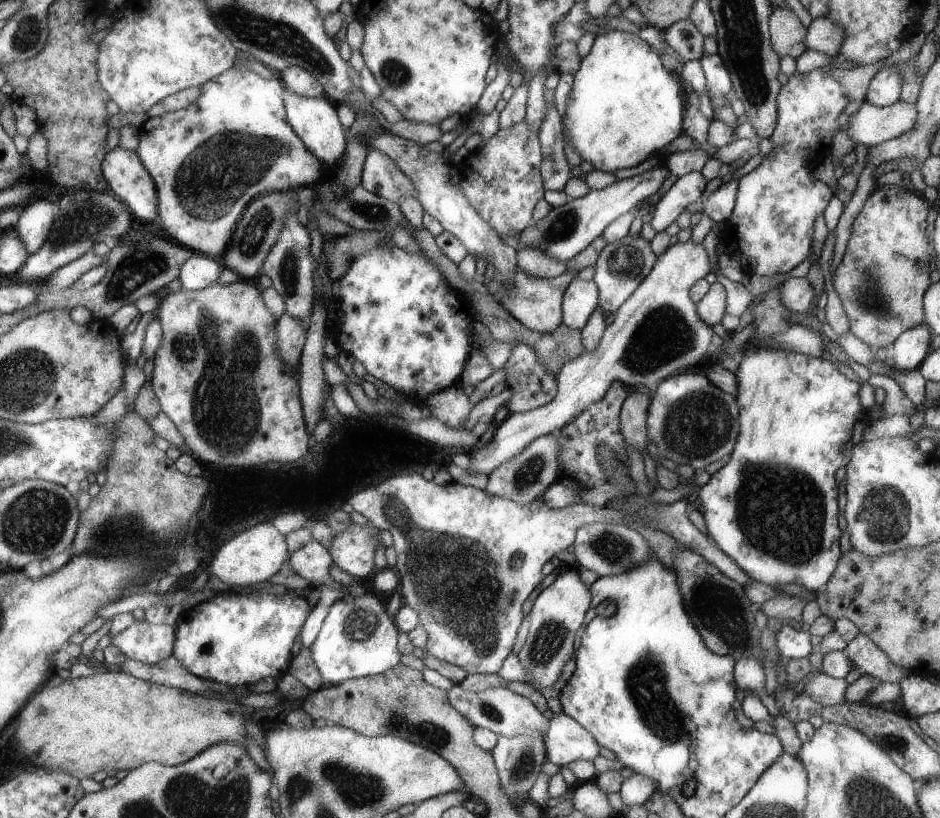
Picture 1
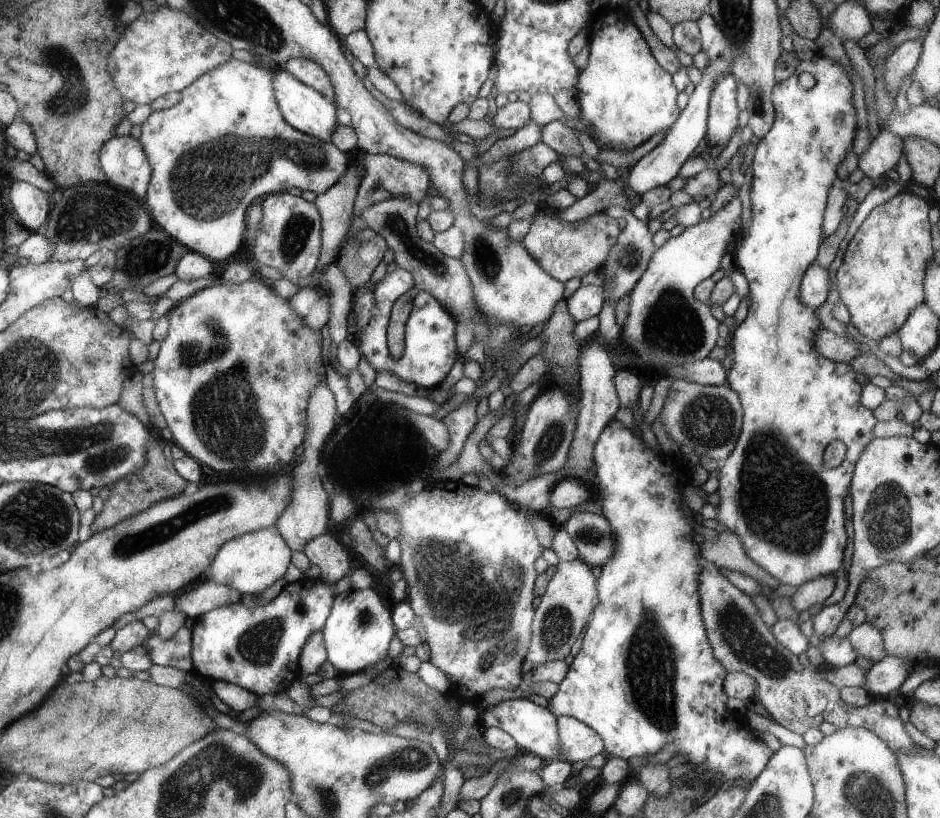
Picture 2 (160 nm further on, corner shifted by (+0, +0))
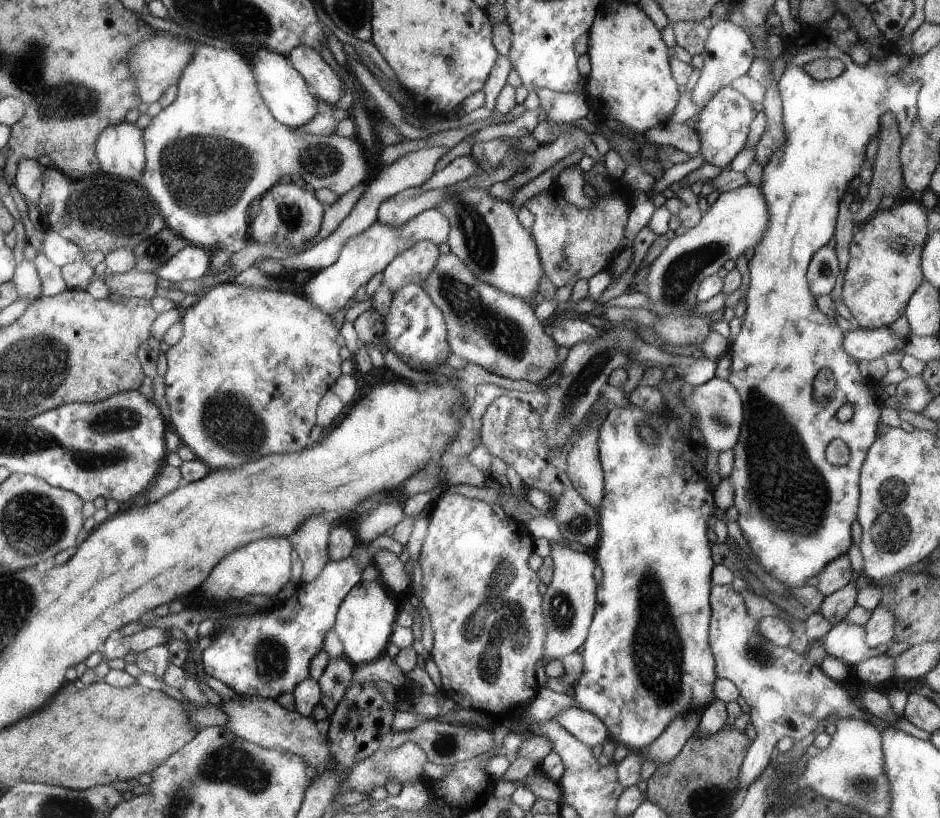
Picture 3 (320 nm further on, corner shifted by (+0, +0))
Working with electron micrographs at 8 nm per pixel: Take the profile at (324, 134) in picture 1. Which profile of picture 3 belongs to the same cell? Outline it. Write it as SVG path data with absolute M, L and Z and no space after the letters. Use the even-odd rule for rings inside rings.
M258 49L249 60L259 91L277 121L294 129L295 126L299 128L300 125L310 122L316 116L318 100L310 94L309 84L304 82L304 76L283 54L270 49Z

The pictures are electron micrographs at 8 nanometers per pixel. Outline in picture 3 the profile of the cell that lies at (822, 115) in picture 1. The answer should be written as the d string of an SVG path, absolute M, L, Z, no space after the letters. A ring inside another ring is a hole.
M799 34L797 37L784 37L786 48L784 50L783 58L785 59L785 67L780 80L777 81L777 87L781 94L783 102L783 121L785 124L785 143L781 145L776 151L771 154L768 164L763 168L762 184L759 185L762 194L767 200L769 208L769 226L765 232L764 238L759 241L755 246L755 252L747 264L750 271L750 282L748 290L745 292L746 296L746 310L744 314L744 322L740 333L730 341L730 348L728 350L731 356L731 373L727 378L742 394L743 407L746 409L746 422L743 423L742 435L740 435L739 442L735 444L734 450L734 464L731 472L730 480L735 488L735 499L733 504L739 510L738 526L744 538L746 538L749 547L752 548L754 558L758 560L759 564L764 568L768 574L774 578L784 582L790 587L801 587L806 585L808 578L818 576L819 572L829 562L832 562L837 556L842 556L848 552L850 546L853 544L850 530L852 530L852 522L857 520L857 512L859 509L859 478L860 469L866 458L868 449L874 444L876 437L879 435L879 426L882 403L878 400L876 395L876 383L871 379L866 378L859 369L859 361L852 358L843 347L843 338L845 333L842 332L836 318L824 314L818 305L816 296L811 291L810 281L807 279L808 264L811 264L810 258L813 258L816 251L828 244L829 240L834 236L836 219L838 216L838 205L840 201L848 194L848 185L850 181L859 176L858 173L862 170L862 164L866 158L866 146L872 140L879 140L881 131L880 117L884 113L892 113L899 124L899 131L902 138L905 139L910 132L914 121L917 120L917 96L920 92L922 83L916 80L912 84L904 84L896 78L896 73L909 62L910 57L900 48L894 53L886 55L883 59L872 57L866 64L857 64L850 55L842 51L835 43L827 41L825 38L806 38ZM816 58L838 58L845 64L844 71L840 76L825 79L815 80L808 72L806 72L806 64L812 62ZM828 369L834 375L836 386L832 398L825 403L819 403L814 400L813 395L813 382L819 370ZM844 404L851 404L854 408L852 418L847 422L840 422L836 417L836 412ZM834 438L844 438L846 446L852 450L852 455L848 464L843 466L832 465L826 459L826 446L834 440Z

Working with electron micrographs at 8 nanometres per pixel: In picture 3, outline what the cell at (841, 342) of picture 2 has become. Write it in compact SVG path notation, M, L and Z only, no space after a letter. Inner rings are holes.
M892 327L849 330L843 338L843 347L852 358L868 362L880 358L884 354L903 350L906 343L907 338L897 337L893 333Z

